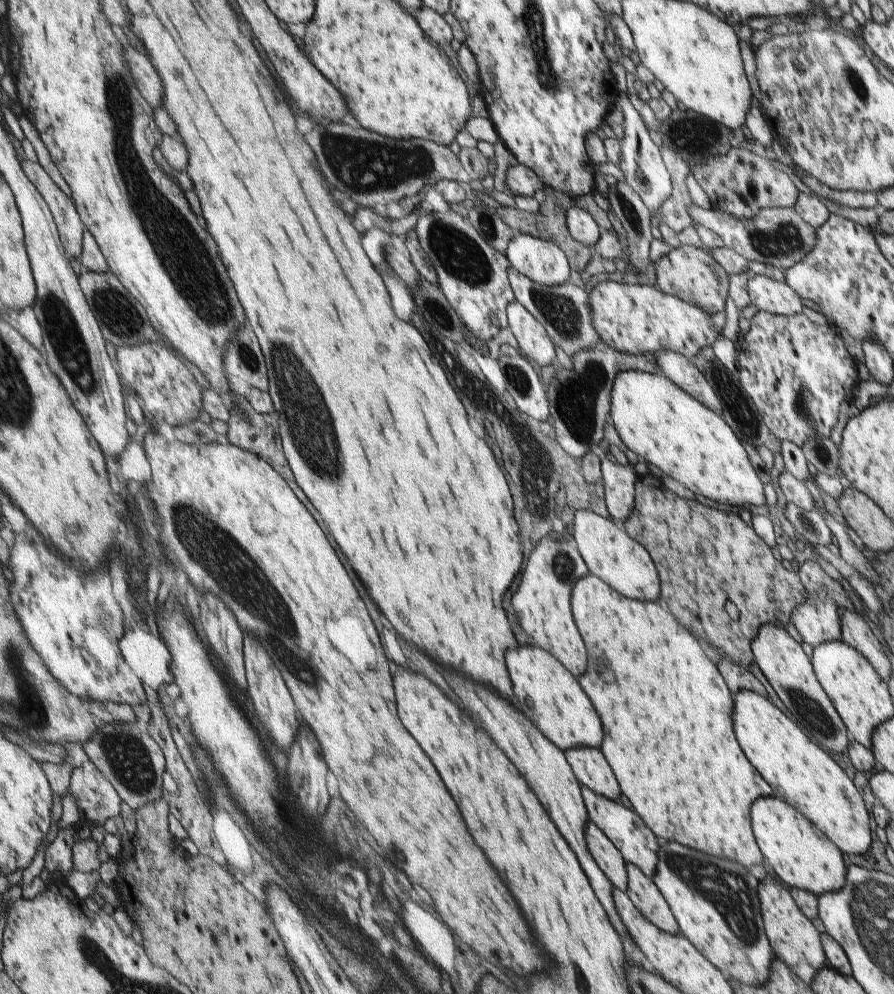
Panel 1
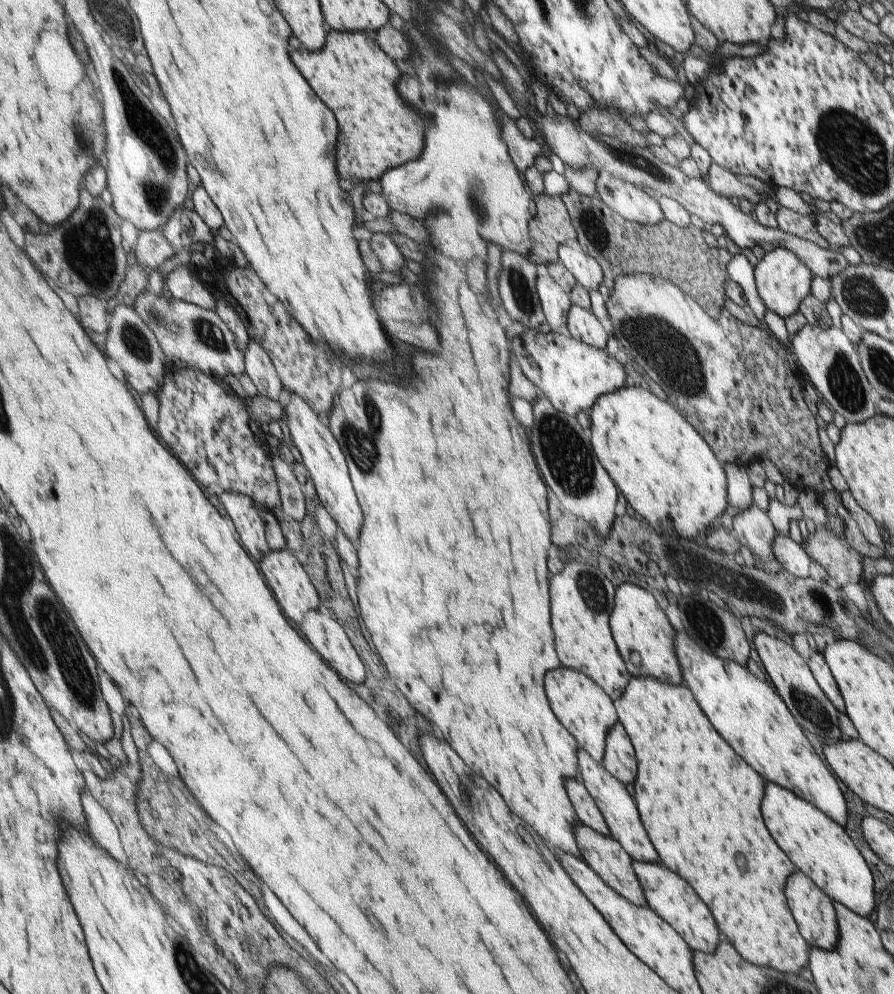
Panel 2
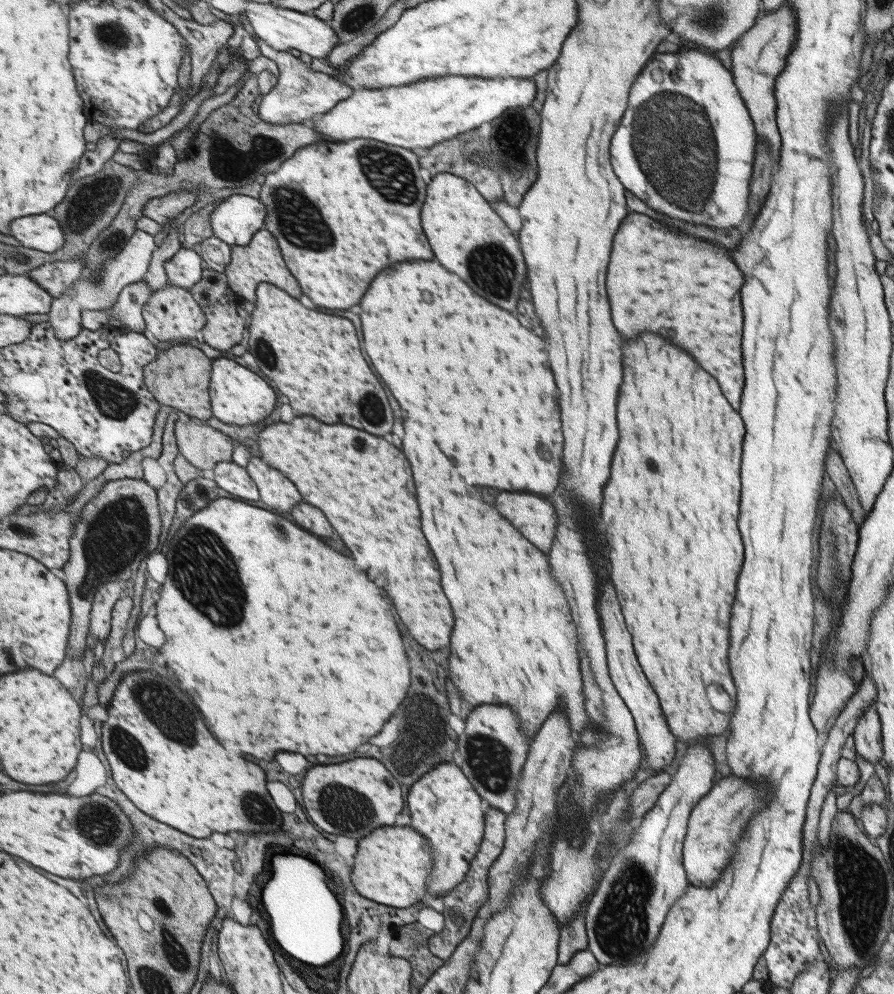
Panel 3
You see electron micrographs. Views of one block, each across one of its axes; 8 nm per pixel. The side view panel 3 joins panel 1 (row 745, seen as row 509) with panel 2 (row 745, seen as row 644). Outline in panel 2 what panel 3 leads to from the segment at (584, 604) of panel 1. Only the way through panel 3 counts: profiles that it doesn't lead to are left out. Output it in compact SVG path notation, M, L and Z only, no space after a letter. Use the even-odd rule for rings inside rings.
M630 677L630 682L627 684L625 692L621 698L613 700L612 704L618 716L618 723L623 725L635 750L637 774L630 787L641 824L653 848L655 848L655 852L658 854L659 862L663 866L670 868L671 872L680 876L691 886L712 914L722 939L729 941L731 946L739 946L739 954L743 954L743 959L746 959L748 963L759 965L760 967L771 967L782 973L799 974L803 966L807 964L807 943L800 935L797 925L793 922L791 914L789 914L784 895L786 878L797 868L793 868L793 863L777 846L768 830L765 830L764 822L761 822L759 802L761 802L761 796L763 796L763 780L759 778L759 775L745 760L737 756L737 753L733 752L733 749L728 744L725 744L725 741L717 734L717 731L711 726L697 702L695 702L688 688L681 688L681 685L662 683L651 677Z

